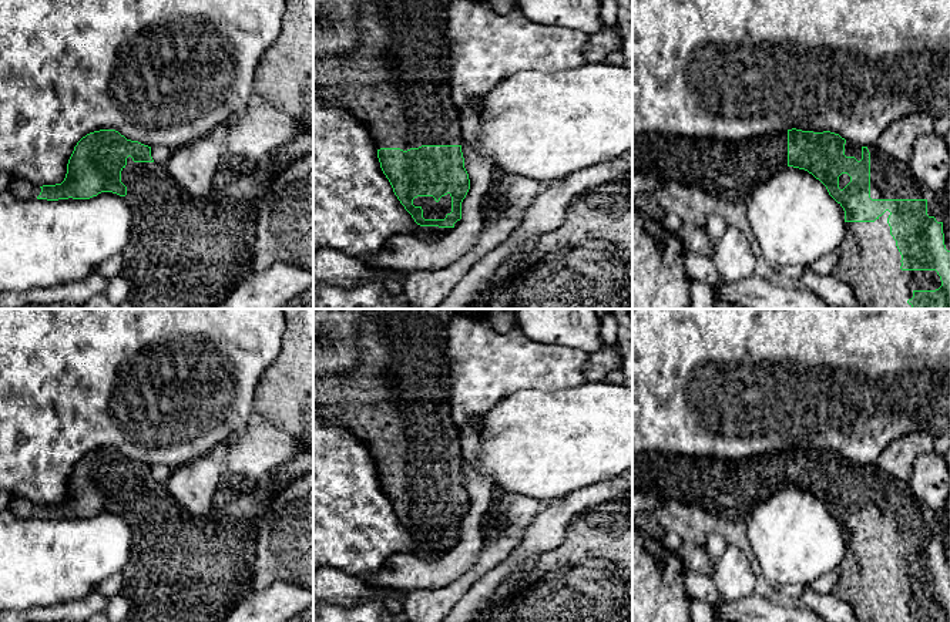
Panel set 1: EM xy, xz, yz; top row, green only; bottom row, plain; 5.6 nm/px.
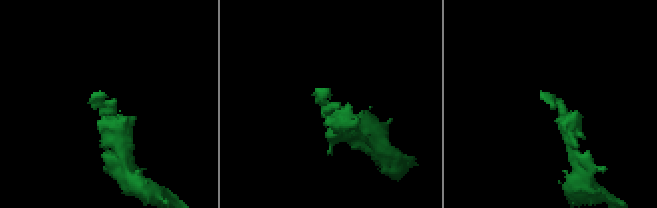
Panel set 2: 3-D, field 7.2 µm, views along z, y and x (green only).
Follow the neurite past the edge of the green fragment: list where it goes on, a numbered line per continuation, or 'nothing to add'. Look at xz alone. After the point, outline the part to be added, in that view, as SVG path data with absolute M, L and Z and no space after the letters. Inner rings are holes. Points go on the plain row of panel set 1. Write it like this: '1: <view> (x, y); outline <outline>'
1: xz (432, 528); outline M447 512L439 521L433 515L417 515L413 524L423 528L424 538L444 538L451 531L451 515Z

